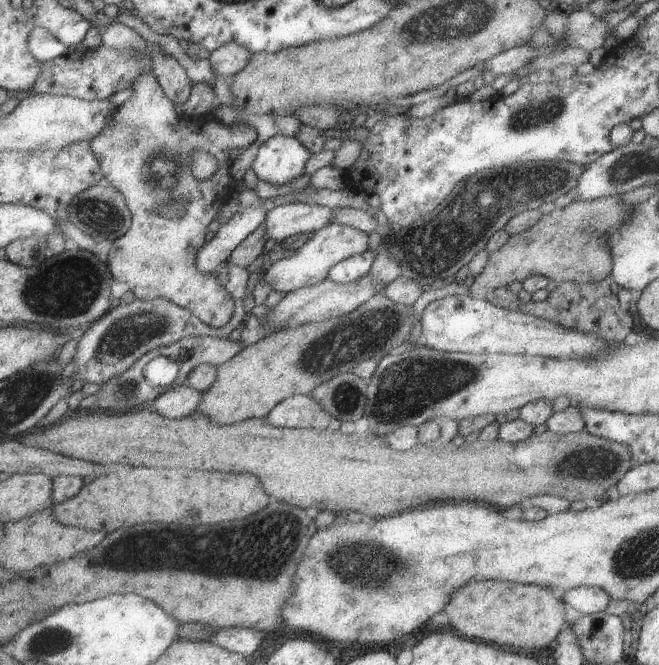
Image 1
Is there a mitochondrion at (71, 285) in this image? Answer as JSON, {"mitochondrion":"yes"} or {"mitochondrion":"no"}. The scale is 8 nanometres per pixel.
{"mitochondrion":"yes"}

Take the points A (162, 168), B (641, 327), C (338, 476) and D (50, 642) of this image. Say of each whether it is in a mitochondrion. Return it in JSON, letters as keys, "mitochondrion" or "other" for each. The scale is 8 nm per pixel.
{"A":"mitochondrion","B":"other","C":"other","D":"mitochondrion"}

